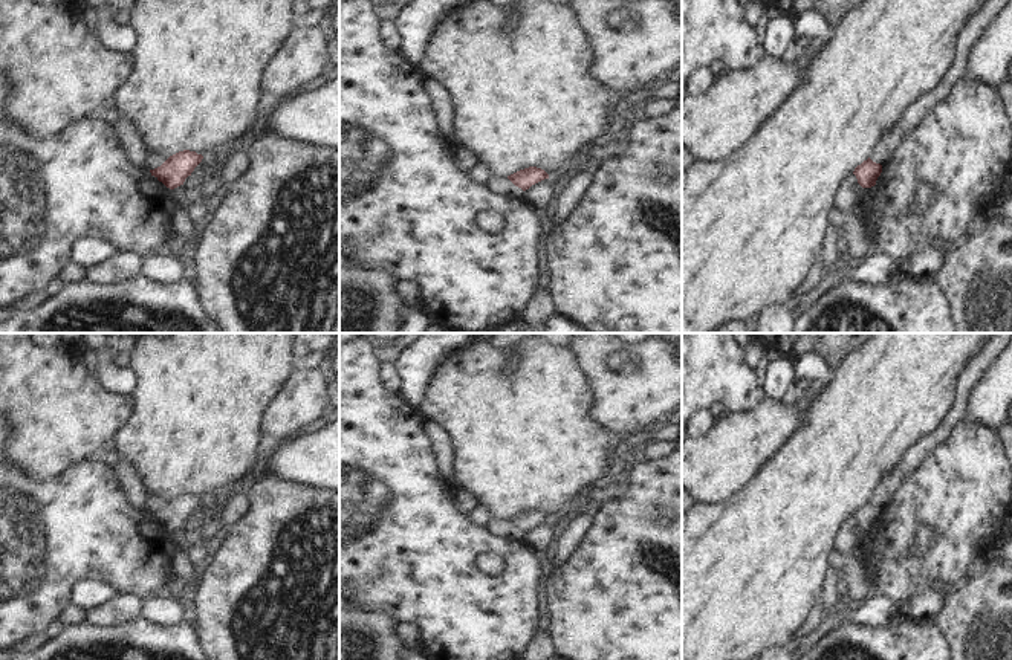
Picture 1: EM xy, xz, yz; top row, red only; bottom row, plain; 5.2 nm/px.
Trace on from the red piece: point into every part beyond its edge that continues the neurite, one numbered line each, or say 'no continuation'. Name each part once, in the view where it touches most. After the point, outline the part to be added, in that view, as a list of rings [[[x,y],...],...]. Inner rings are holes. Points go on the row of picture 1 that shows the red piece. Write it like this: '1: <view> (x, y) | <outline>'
1: xy (153, 159) | [[[147,150],[145,163],[148,170],[161,167],[170,156],[161,154],[154,150]]]

